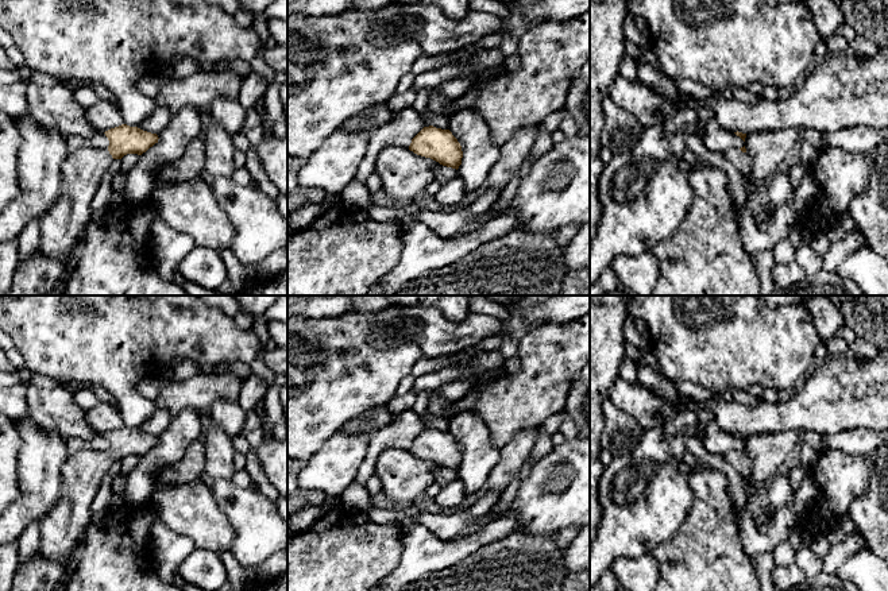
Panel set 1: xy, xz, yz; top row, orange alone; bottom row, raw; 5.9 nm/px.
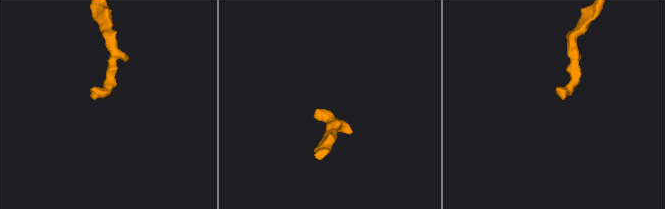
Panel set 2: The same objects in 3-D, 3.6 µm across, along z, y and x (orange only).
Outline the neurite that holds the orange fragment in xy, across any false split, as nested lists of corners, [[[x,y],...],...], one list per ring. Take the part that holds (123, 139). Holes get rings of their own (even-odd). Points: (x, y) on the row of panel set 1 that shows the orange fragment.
[[[127,124],[104,134],[109,140],[107,148],[84,147],[65,159],[62,190],[40,220],[39,251],[46,256],[61,258],[66,274],[77,264],[76,251],[92,219],[92,200],[103,174],[115,159],[127,154],[142,155],[159,139],[157,134]]]

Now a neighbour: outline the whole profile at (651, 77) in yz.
[[[625,39],[625,54],[633,58],[637,63],[637,78],[649,89],[657,89],[663,97],[673,101],[682,101],[683,94],[677,90],[673,81],[659,70],[648,66],[641,59],[641,46]]]

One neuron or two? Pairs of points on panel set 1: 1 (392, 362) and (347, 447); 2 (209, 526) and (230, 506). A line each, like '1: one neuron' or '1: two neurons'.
1: two neurons
2: two neurons

